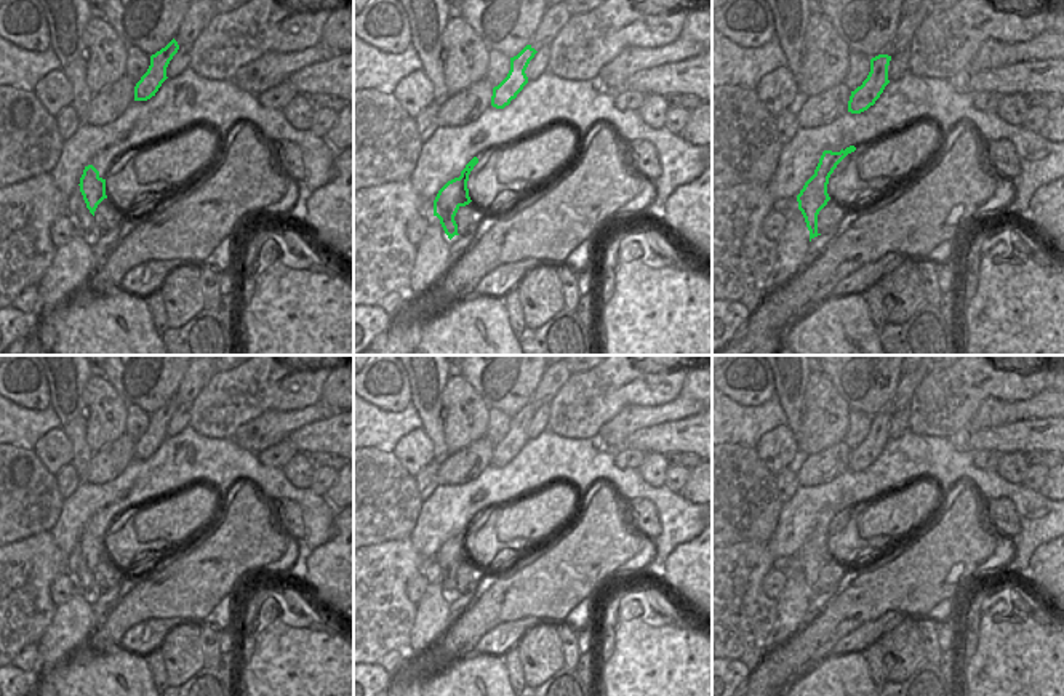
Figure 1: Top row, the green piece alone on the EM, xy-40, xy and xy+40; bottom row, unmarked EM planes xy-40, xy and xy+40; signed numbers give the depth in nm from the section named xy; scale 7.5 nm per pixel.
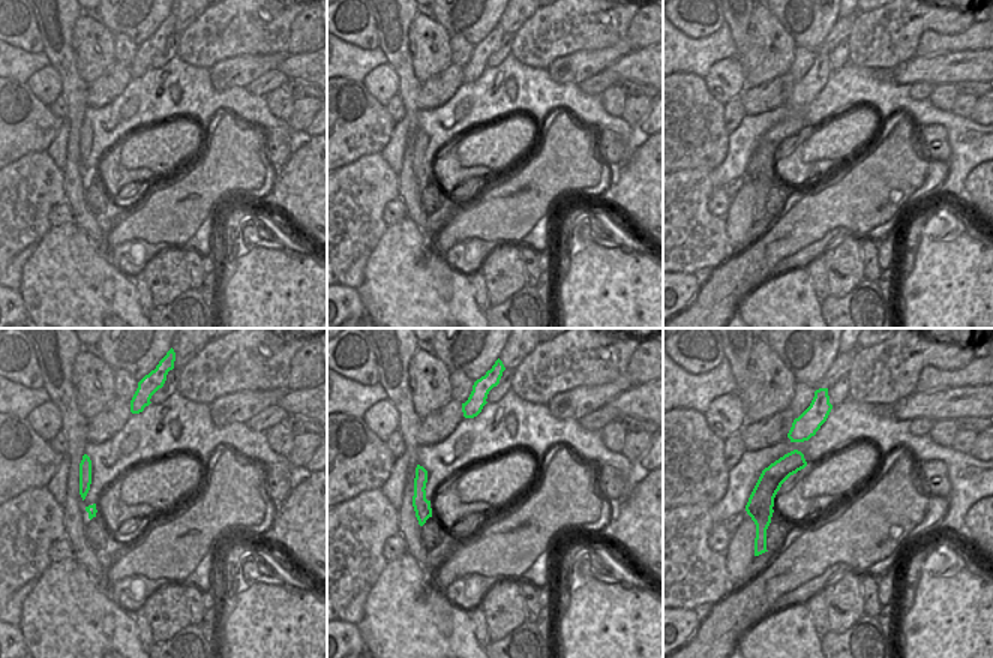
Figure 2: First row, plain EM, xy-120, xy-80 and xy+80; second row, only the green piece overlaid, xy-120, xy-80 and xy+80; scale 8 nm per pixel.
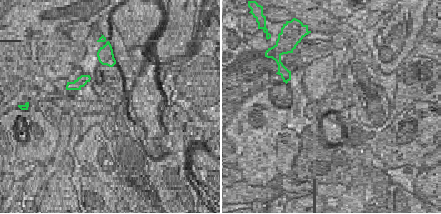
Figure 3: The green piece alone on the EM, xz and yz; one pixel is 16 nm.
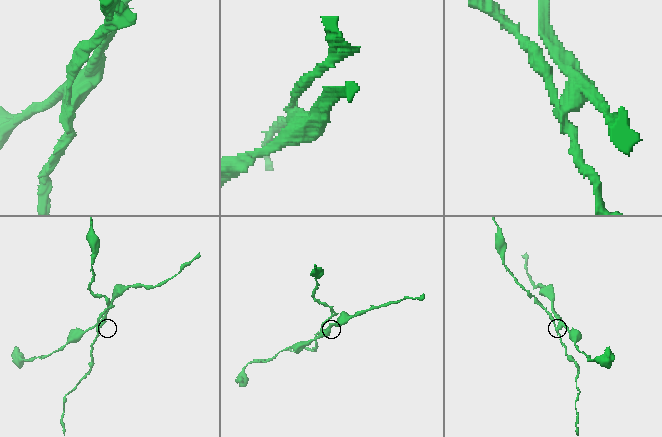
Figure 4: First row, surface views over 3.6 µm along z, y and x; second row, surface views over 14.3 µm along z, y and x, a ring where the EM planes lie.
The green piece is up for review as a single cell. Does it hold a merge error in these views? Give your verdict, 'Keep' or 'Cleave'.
Cleave

